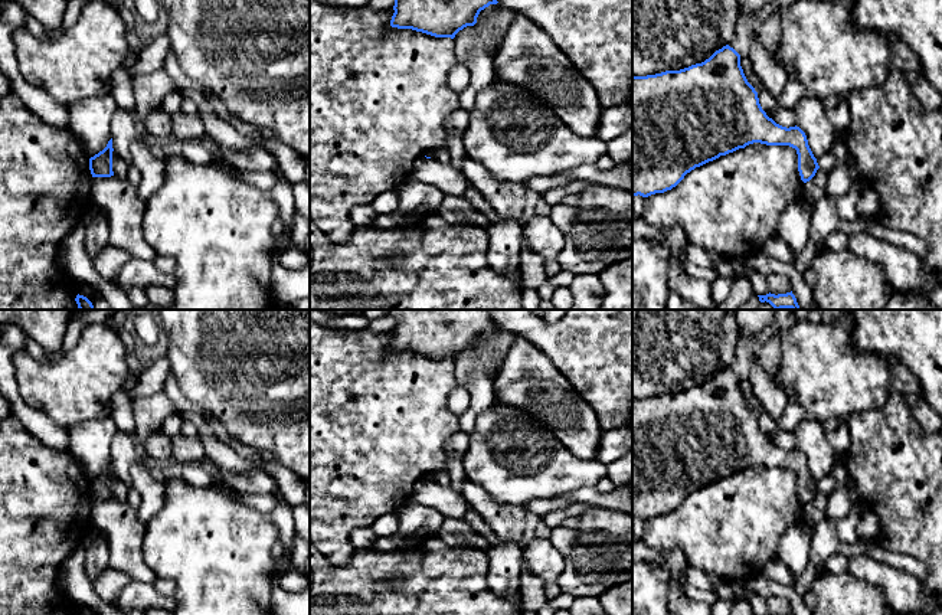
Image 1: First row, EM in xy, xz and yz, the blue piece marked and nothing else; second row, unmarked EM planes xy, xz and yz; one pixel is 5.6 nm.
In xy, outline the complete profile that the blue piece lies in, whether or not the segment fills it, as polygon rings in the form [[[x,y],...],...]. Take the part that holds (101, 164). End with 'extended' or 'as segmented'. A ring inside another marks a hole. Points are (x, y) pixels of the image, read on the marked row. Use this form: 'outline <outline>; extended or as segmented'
outline [[[112,138],[108,141],[107,147],[89,158],[89,170],[92,177],[111,177],[112,171]]]; as segmented

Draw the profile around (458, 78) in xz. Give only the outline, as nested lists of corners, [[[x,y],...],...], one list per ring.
[[[457,62],[448,73],[448,85],[455,94],[461,94],[470,84],[470,71],[465,63]]]

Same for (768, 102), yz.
[[[740,56],[740,66],[748,82],[758,92],[759,104],[769,118],[772,118],[781,108],[776,98],[771,95],[769,89],[762,84],[761,78],[756,75],[752,60],[748,56]]]

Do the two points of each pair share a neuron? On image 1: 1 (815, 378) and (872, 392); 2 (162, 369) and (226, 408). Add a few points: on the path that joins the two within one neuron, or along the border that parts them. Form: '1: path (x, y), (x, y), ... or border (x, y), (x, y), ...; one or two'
1: path (830, 378), (833, 380), (857, 380); one
2: border (166, 356), (172, 372); two

